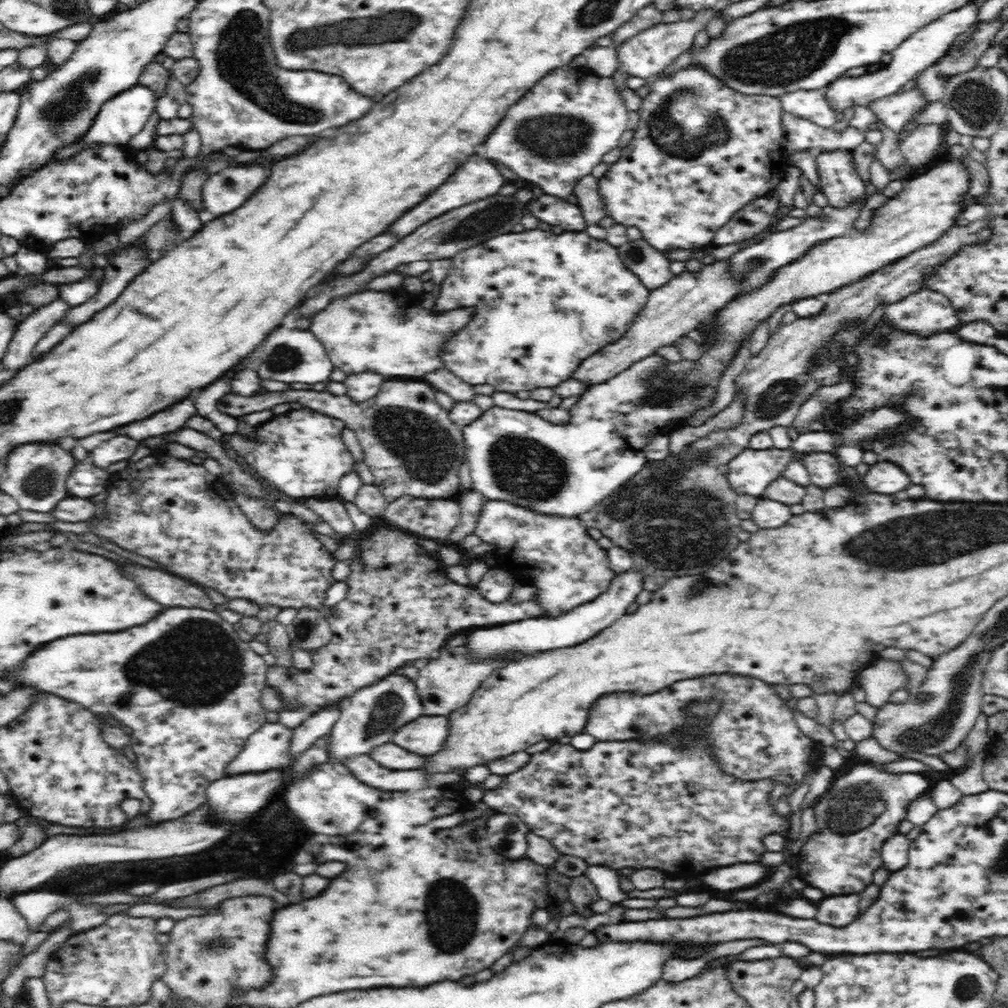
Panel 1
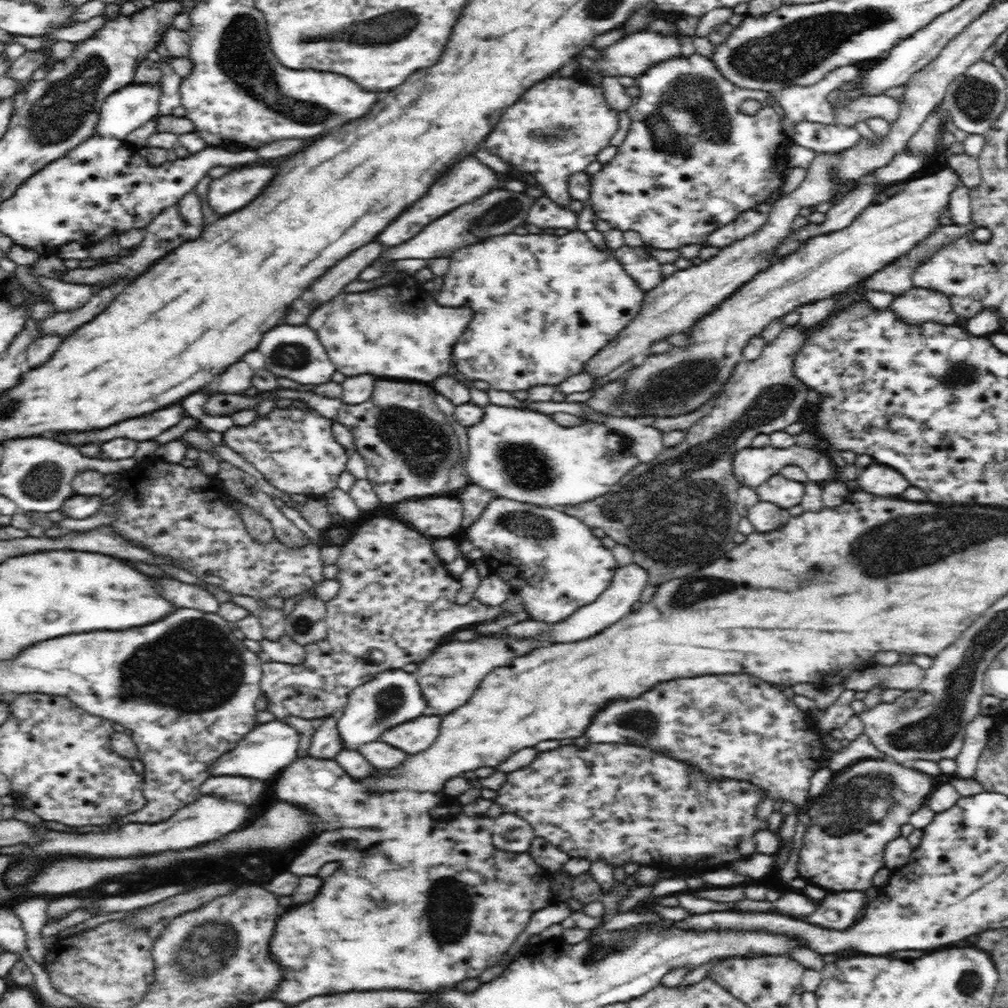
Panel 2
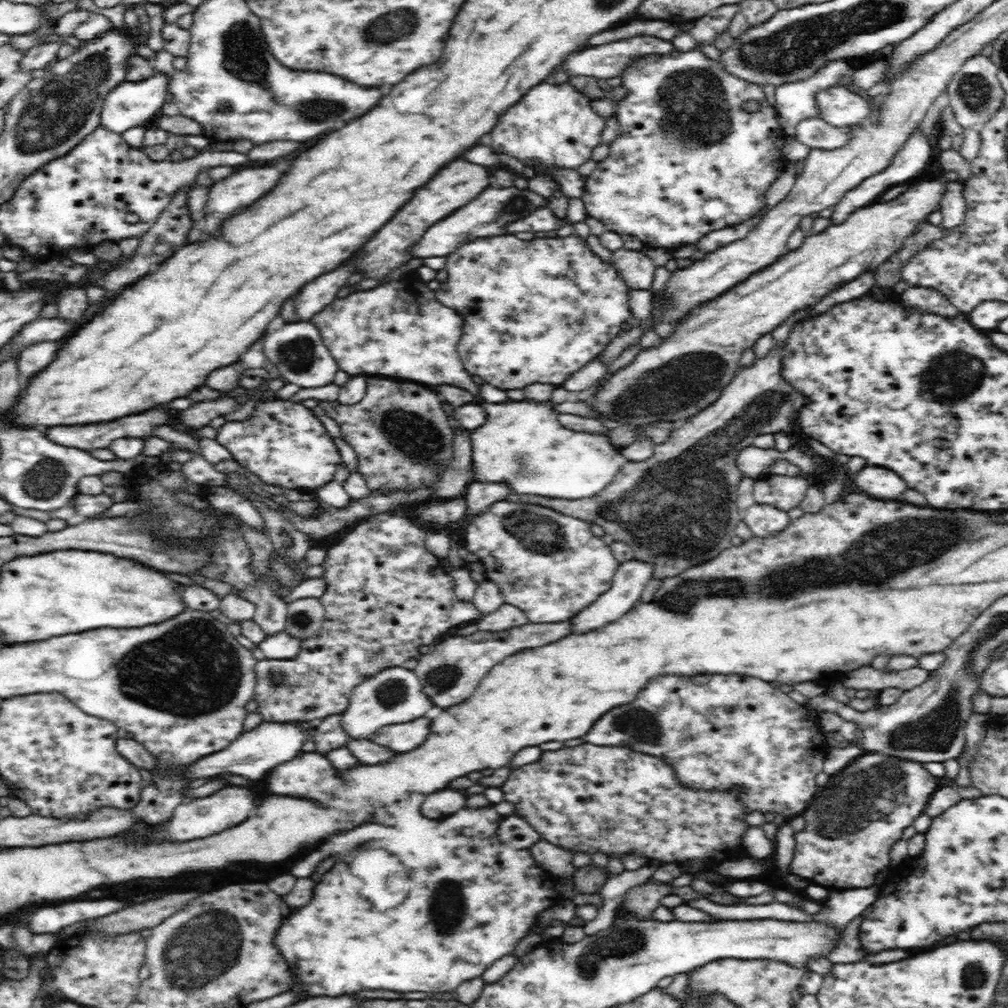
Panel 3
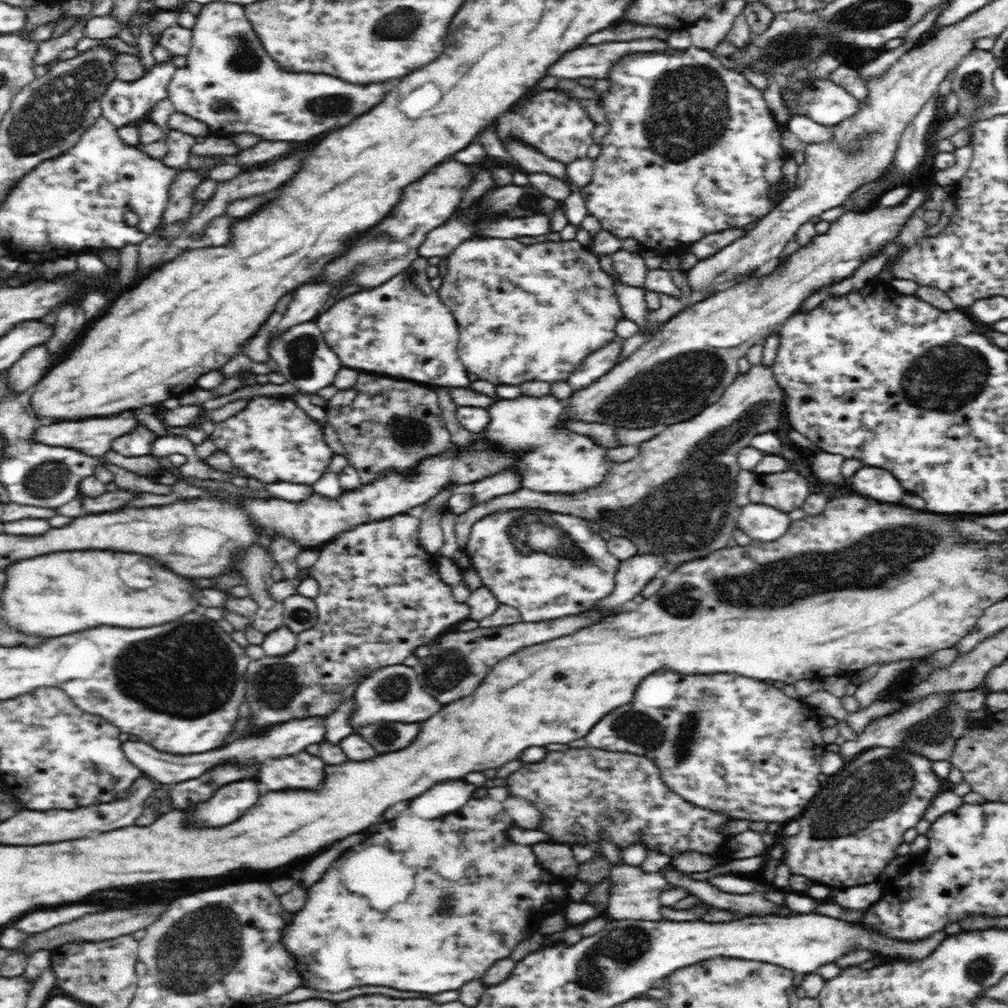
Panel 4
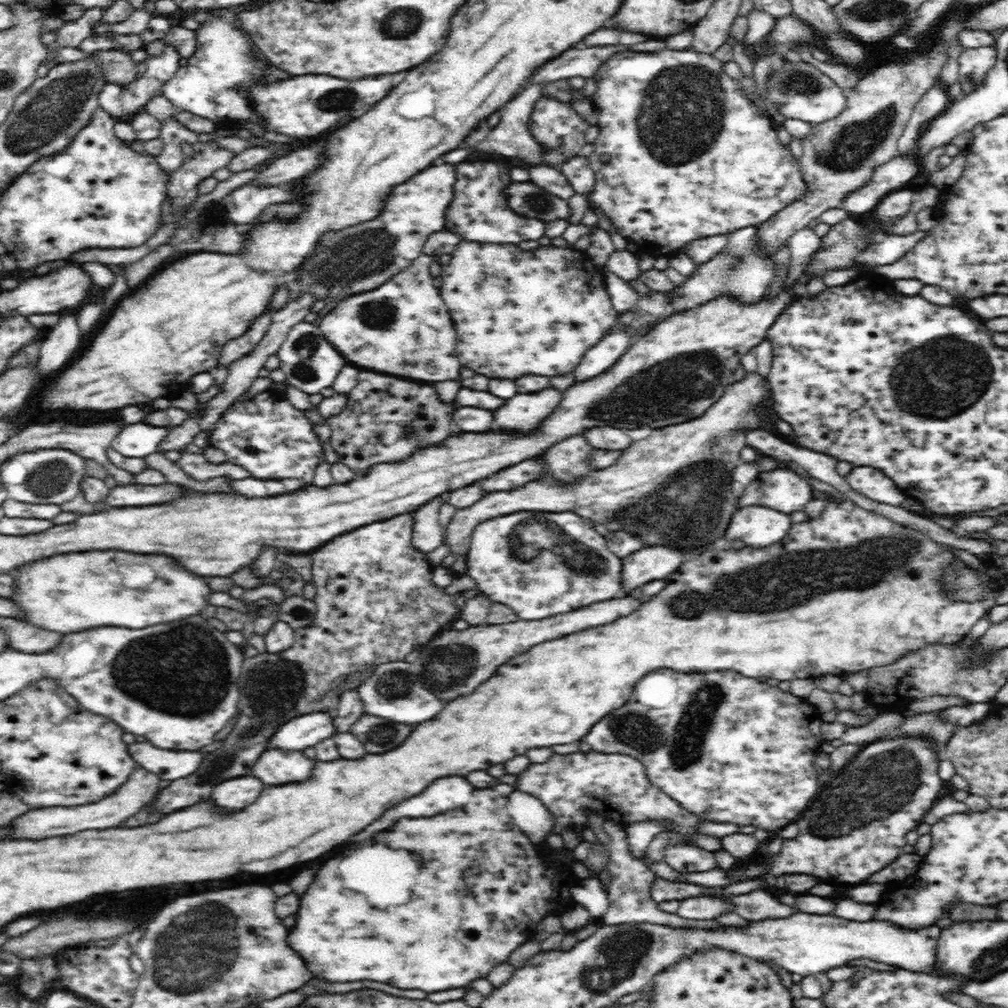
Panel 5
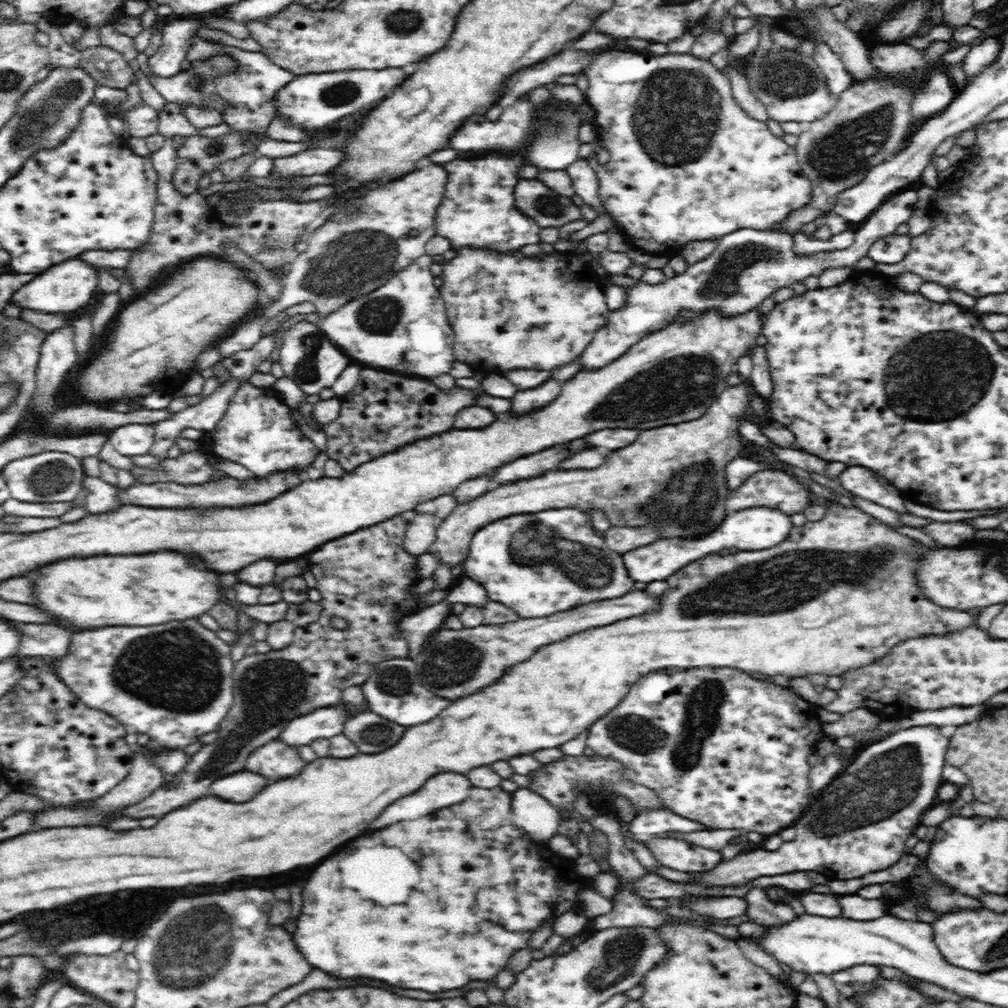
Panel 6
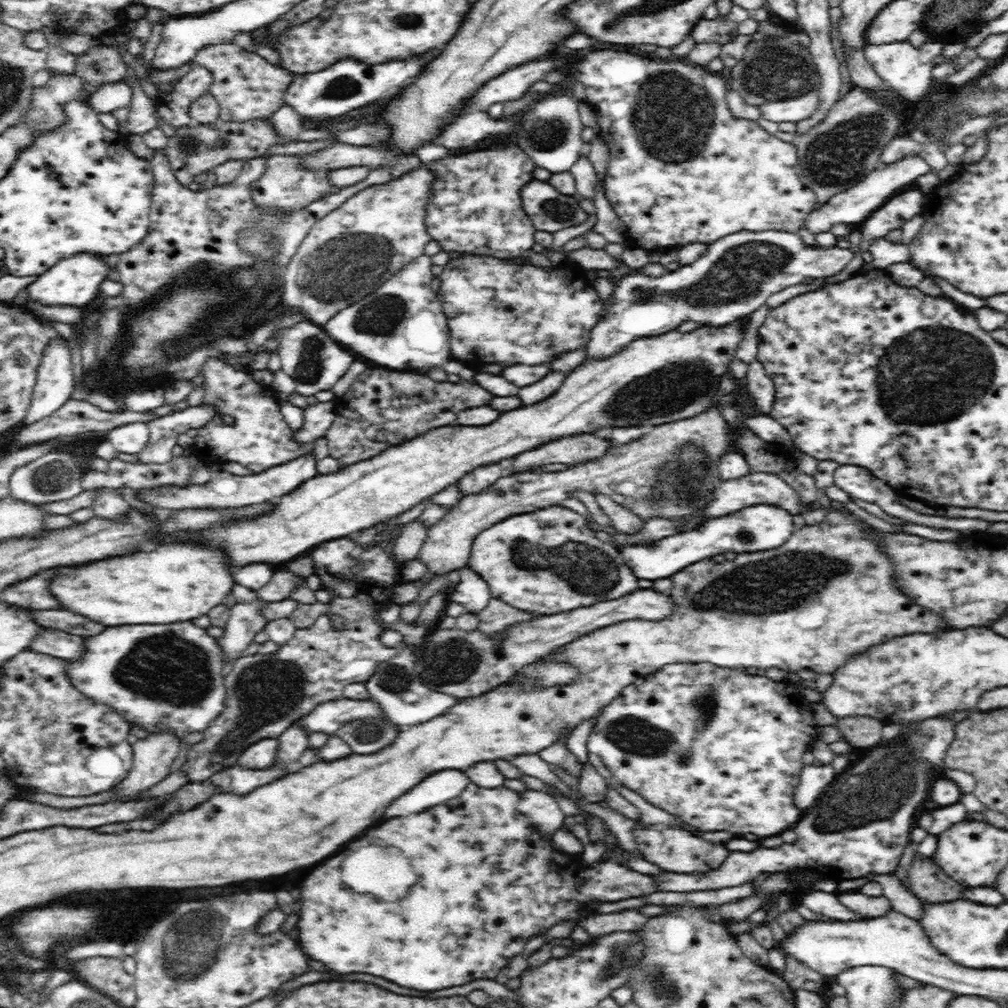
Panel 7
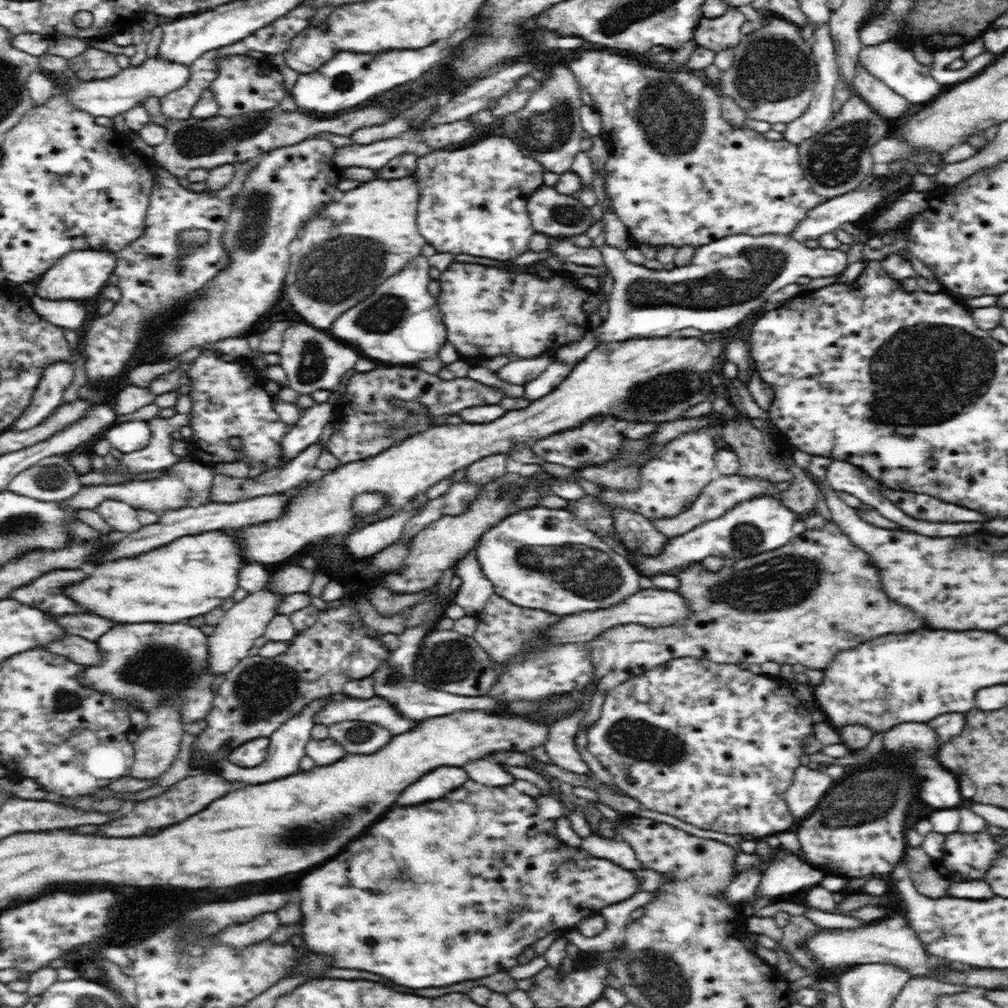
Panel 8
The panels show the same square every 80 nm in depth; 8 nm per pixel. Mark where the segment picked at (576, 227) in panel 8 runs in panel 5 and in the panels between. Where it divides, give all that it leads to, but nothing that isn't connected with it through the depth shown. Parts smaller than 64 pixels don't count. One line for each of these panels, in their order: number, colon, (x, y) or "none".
5: (526, 198)
6: (550, 210)
7: (549, 211)

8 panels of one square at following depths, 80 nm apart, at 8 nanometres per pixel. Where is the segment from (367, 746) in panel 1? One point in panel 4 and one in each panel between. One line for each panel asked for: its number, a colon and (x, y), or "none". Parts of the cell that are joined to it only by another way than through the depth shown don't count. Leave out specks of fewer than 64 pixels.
2: (390, 698)
3: (394, 695)
4: (376, 699)

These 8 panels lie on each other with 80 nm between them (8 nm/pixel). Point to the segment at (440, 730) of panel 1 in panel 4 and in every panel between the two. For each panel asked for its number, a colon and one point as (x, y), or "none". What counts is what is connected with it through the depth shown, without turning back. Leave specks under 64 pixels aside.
2: (416, 735)
3: (409, 735)
4: (384, 737)

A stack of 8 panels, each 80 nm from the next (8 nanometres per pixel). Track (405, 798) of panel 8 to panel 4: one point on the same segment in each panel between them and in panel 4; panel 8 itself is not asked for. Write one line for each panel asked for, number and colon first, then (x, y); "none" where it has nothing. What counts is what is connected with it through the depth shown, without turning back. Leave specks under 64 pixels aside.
4: (449, 796)
5: (449, 793)
6: (445, 789)
7: (435, 789)

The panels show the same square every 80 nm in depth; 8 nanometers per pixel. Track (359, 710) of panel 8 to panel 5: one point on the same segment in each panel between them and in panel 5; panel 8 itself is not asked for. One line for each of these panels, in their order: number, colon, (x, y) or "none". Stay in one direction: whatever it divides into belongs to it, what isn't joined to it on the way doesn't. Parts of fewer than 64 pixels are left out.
5: (307, 730)
6: (325, 722)
7: (328, 717)

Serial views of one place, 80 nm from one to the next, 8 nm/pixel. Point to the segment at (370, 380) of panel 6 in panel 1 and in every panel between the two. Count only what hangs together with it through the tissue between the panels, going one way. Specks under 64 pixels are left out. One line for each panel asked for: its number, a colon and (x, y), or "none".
1: (410, 445)
2: (407, 448)
3: (401, 437)
4: (391, 425)
5: (386, 418)

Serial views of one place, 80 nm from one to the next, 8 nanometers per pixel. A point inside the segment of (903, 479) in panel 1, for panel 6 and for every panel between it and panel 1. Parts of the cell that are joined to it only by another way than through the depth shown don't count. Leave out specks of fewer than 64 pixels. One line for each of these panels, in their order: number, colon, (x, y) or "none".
2: (876, 479)
3: (879, 483)
4: (878, 484)
5: (873, 484)
6: (862, 482)

